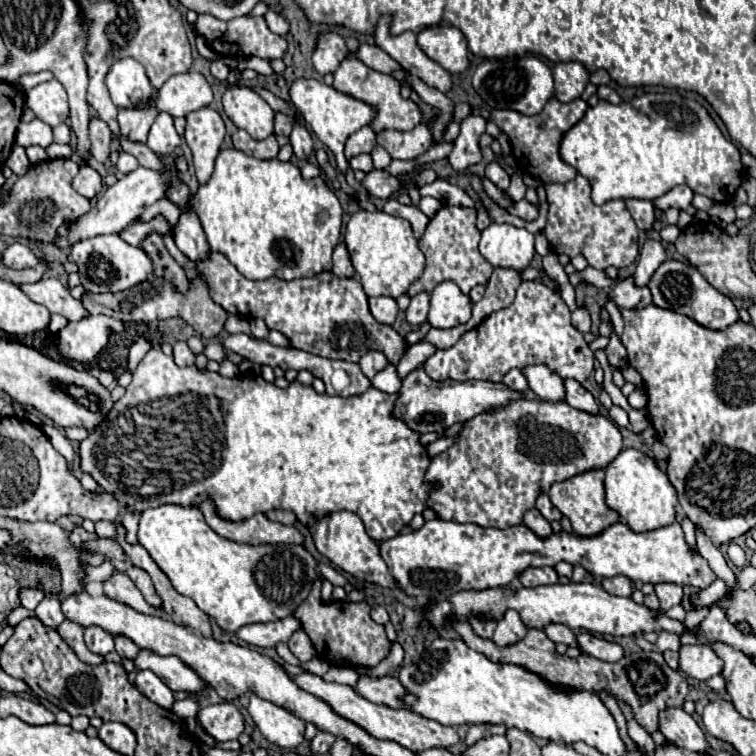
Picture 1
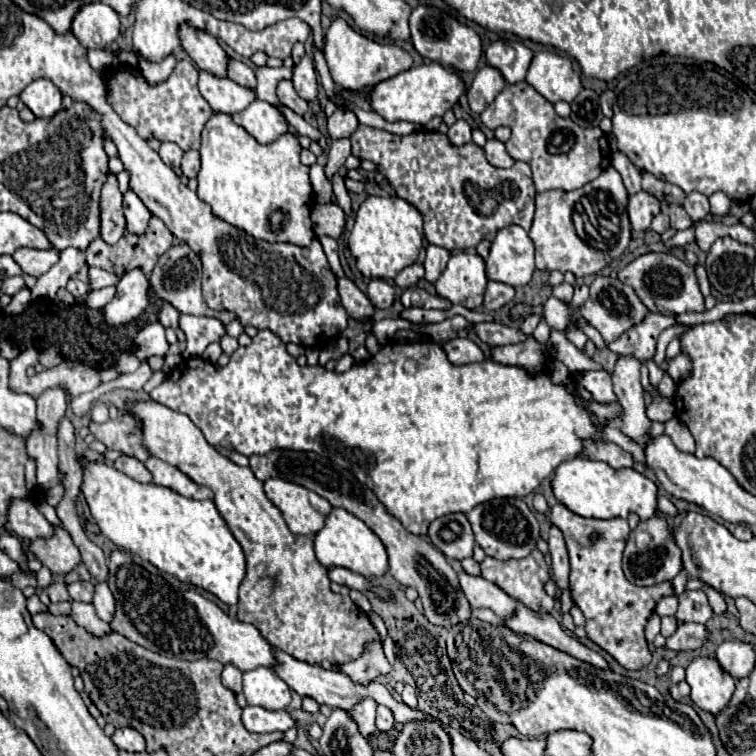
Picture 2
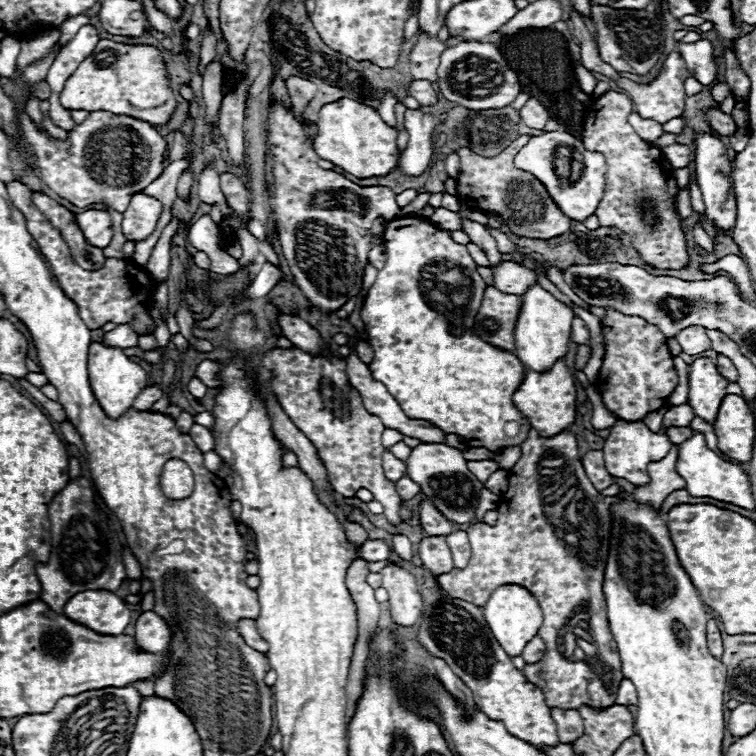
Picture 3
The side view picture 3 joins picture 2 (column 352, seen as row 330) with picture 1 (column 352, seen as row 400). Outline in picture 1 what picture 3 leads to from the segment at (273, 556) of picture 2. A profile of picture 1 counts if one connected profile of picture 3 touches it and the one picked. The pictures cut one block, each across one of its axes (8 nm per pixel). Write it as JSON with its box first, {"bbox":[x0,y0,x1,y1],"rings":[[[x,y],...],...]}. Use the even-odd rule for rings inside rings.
{"bbox":[294,580,390,668],"rings":[[[316,580],[308,600],[304,600],[304,604],[300,604],[300,608],[294,614],[302,622],[304,632],[310,636],[310,640],[318,652],[318,658],[330,662],[332,666],[352,666],[352,668],[368,666],[368,668],[374,668],[390,652],[390,642],[386,638],[384,626],[376,624],[370,618],[370,606],[366,602],[322,604],[320,586],[322,586],[322,580]]]}

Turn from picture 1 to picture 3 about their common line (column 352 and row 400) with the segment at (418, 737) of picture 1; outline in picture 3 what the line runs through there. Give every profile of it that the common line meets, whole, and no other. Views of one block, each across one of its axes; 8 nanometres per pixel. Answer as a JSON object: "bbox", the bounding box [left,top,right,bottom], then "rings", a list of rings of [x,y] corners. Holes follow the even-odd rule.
{"bbox":[688,358,728,424],"rings":[[[698,358],[694,364],[690,364],[688,404],[692,404],[698,418],[710,424],[716,422],[720,404],[726,396],[726,386],[728,386],[728,380],[720,376],[716,366],[708,358]]]}

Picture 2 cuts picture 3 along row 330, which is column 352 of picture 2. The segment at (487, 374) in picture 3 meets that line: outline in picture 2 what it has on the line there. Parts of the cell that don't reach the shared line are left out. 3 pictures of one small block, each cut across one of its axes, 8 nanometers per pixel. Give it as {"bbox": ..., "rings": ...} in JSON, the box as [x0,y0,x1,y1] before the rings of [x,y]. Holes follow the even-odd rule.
{"bbox":[150,330,600,536],"rings":[[[260,330],[254,338],[250,346],[240,346],[232,356],[230,362],[226,366],[212,366],[210,362],[202,360],[202,358],[188,358],[186,362],[182,362],[176,370],[172,370],[168,374],[168,378],[156,386],[150,392],[150,398],[172,408],[178,410],[186,416],[192,418],[192,422],[204,432],[206,440],[214,446],[214,448],[226,448],[226,450],[234,450],[240,452],[244,456],[254,456],[254,454],[268,454],[270,450],[300,450],[300,452],[316,452],[328,460],[332,460],[334,464],[340,464],[342,468],[348,468],[362,484],[366,484],[376,498],[384,504],[384,508],[388,510],[388,514],[392,514],[394,518],[398,518],[402,522],[402,526],[416,536],[426,536],[428,524],[434,518],[452,514],[452,512],[462,512],[468,514],[474,506],[488,502],[492,498],[518,498],[518,496],[526,496],[530,492],[534,492],[534,488],[540,484],[540,480],[552,476],[552,472],[558,468],[560,462],[570,460],[574,456],[578,456],[582,452],[582,440],[586,438],[594,438],[598,436],[600,428],[596,426],[596,416],[588,414],[582,406],[574,404],[574,396],[564,388],[564,386],[556,386],[550,382],[548,374],[542,372],[538,376],[528,374],[522,368],[516,366],[504,366],[498,362],[490,362],[484,360],[480,364],[466,364],[466,366],[454,366],[448,362],[448,358],[444,356],[444,350],[434,344],[434,342],[394,342],[394,344],[386,344],[382,346],[382,350],[378,354],[374,354],[368,364],[354,364],[348,372],[344,374],[336,374],[330,370],[322,370],[322,366],[306,366],[300,368],[296,364],[296,358],[292,358],[286,352],[286,344],[270,330]]]}

